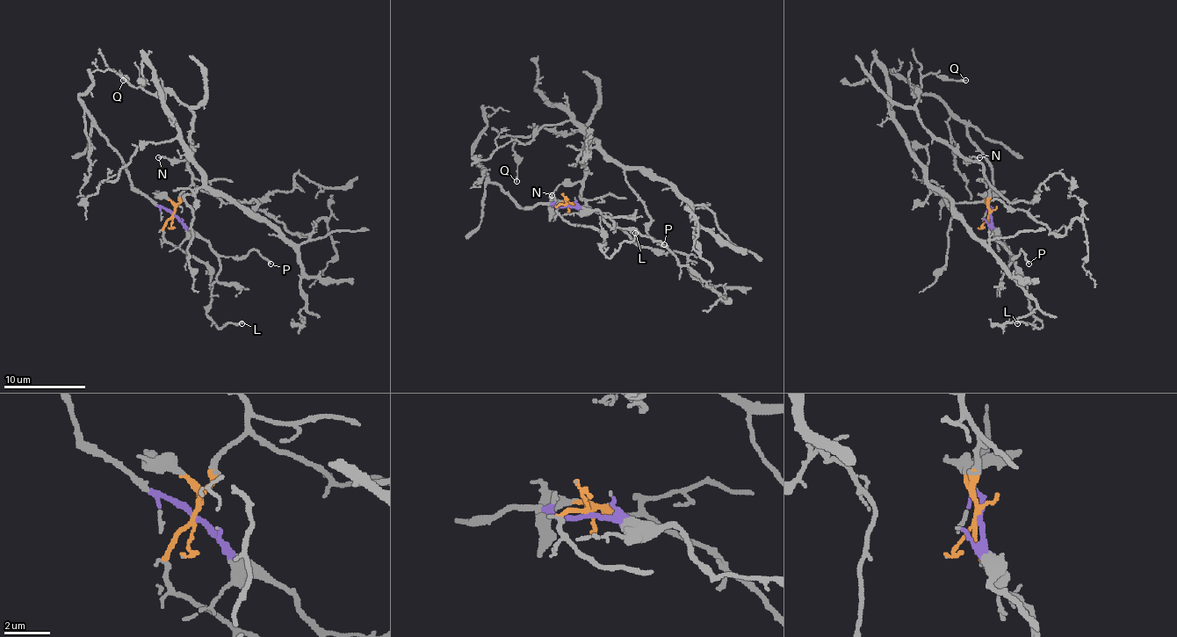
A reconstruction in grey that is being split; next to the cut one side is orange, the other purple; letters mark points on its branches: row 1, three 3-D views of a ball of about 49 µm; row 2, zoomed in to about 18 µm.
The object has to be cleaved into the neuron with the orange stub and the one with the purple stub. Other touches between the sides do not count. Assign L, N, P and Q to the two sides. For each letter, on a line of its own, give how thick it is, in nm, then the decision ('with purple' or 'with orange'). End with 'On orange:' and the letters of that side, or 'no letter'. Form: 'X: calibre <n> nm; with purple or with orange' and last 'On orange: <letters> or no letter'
L: calibre 180 nm; with orange
N: calibre 120 nm; with orange
P: calibre 160 nm; with purple
Q: calibre 120 nm; with orange
On orange: L, N, Q

